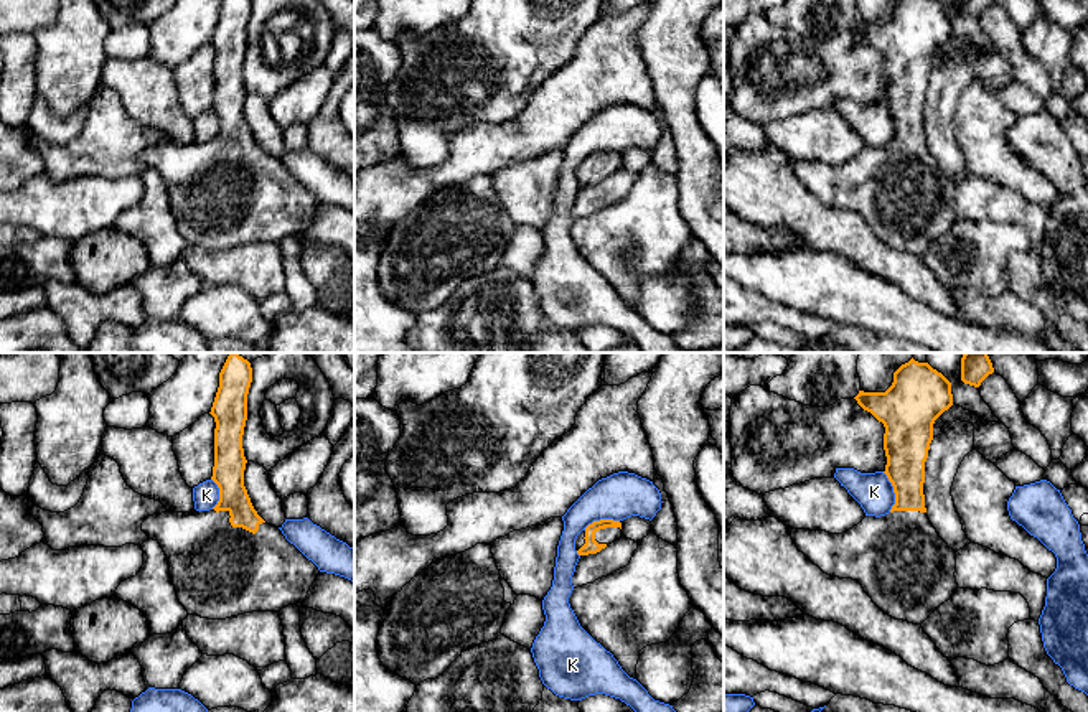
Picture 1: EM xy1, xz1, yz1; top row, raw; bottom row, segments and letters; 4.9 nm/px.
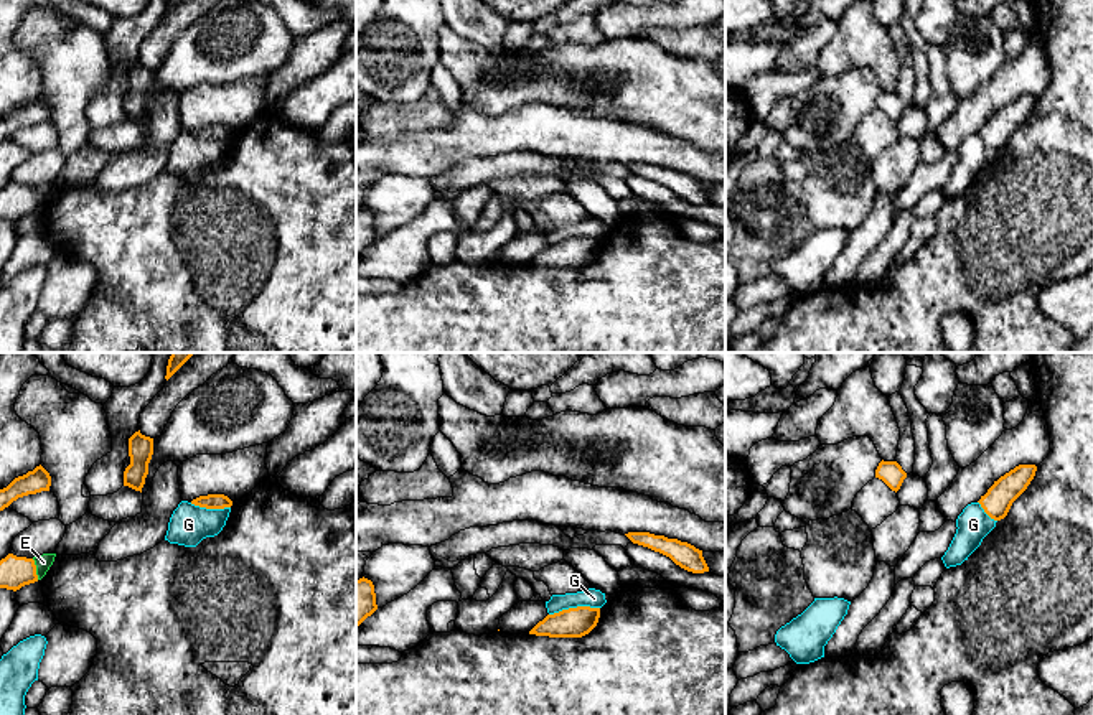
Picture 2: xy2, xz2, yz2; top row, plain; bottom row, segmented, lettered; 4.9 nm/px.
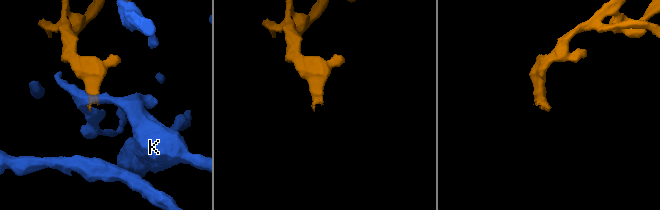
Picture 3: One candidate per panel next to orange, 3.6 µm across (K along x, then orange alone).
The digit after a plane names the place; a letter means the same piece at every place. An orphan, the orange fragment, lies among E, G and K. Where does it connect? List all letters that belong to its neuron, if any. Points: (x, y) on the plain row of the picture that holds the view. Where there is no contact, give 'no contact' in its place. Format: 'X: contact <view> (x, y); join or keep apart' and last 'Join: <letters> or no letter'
E: contact xy2 (35, 200); keep apart
G: contact xz2 (574, 239); keep apart
K: contact yz1 (894, 122); keep apart
Join: no letter

